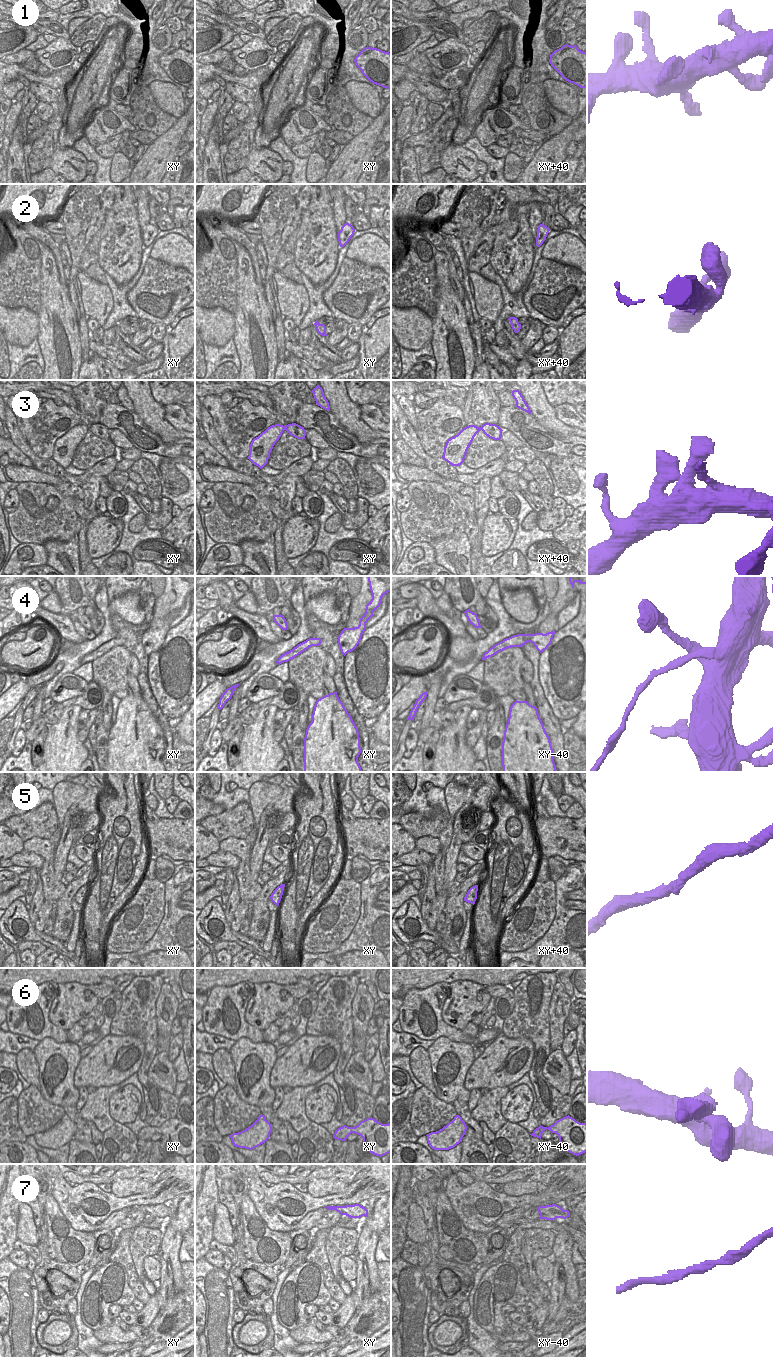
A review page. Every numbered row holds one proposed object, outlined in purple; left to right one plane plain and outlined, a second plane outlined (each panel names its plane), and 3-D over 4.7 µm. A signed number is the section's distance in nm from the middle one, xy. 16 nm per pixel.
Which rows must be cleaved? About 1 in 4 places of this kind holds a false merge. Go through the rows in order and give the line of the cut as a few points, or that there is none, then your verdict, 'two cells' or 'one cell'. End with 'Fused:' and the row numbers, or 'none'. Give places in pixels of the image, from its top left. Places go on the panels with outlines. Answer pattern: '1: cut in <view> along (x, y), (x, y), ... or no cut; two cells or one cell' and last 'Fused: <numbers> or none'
1: no cut; one cell
2: no cut; one cell
3: no cut; one cell
4: cut in xy-40 along (492, 647), (502, 650); two cells
5: no cut; one cell
6: no cut; one cell
7: no cut; one cell
Fused: 4

